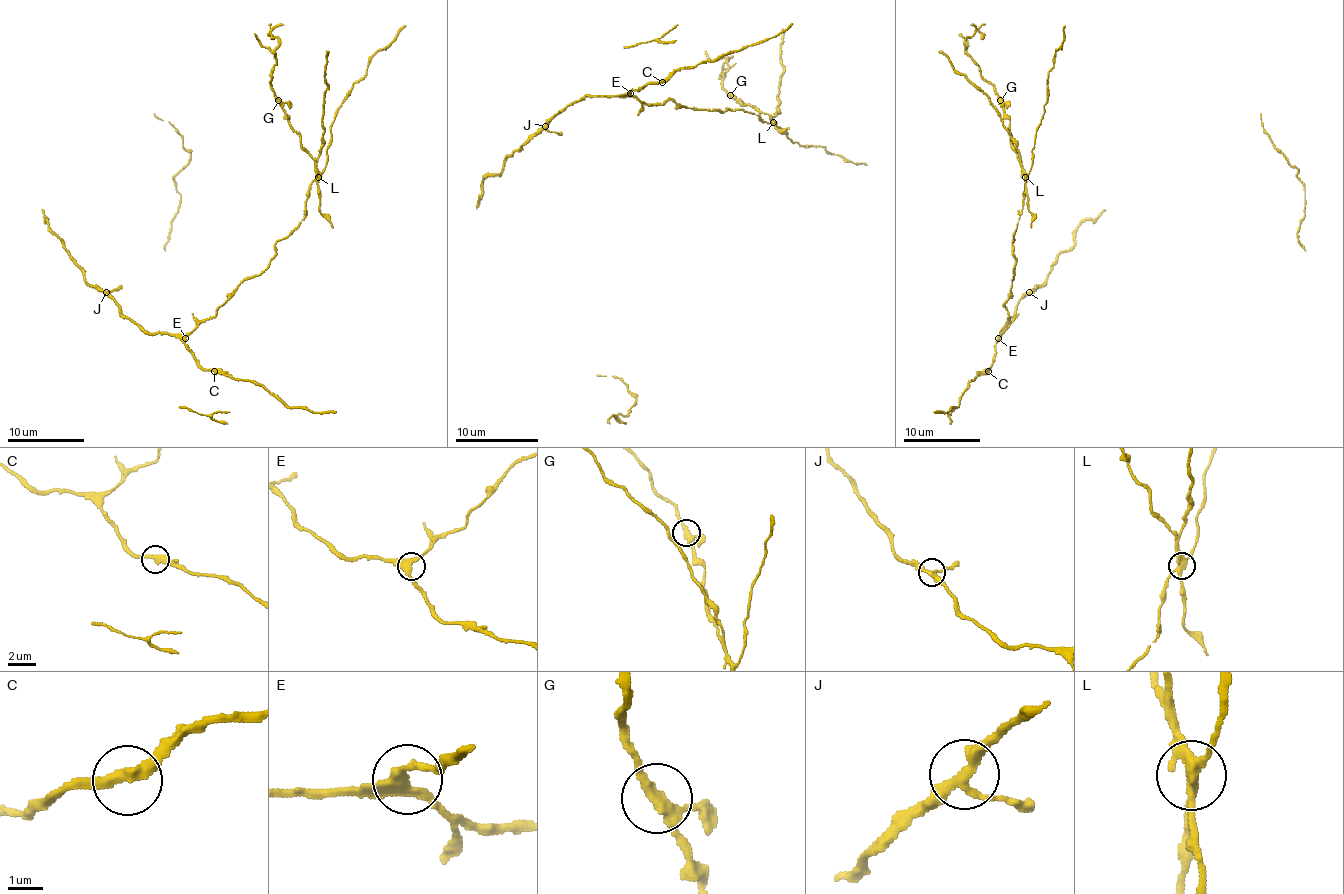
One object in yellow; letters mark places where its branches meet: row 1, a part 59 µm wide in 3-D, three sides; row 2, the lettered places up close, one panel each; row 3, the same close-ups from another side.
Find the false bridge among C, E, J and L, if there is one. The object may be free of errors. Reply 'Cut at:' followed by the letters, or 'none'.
Cut at: L

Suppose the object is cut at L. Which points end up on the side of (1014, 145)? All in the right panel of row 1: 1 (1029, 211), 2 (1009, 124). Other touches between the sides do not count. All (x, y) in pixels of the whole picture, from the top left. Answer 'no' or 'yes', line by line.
1: yes
2: yes

